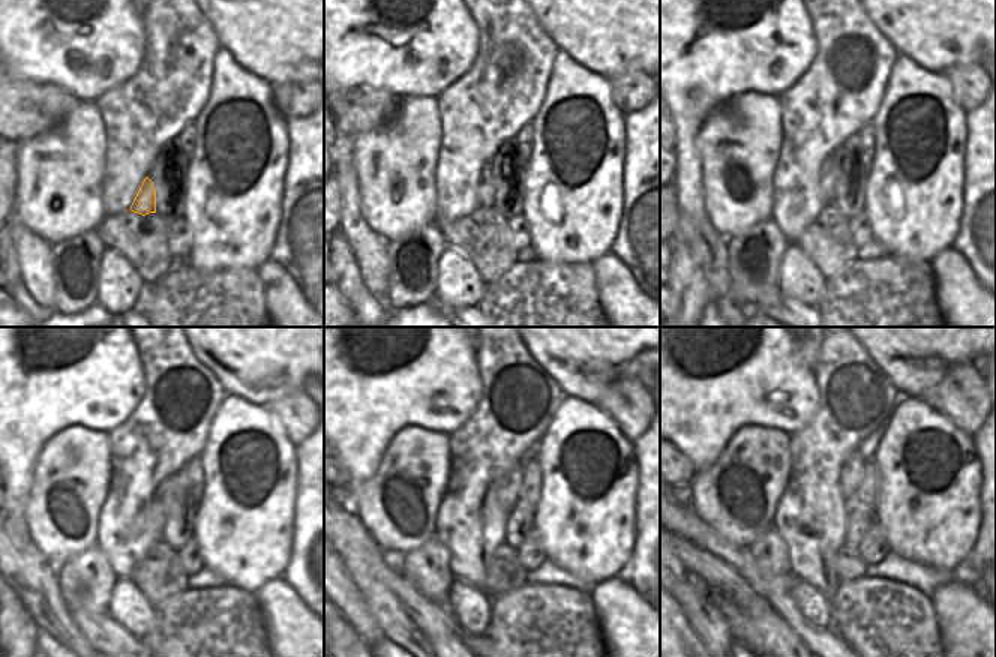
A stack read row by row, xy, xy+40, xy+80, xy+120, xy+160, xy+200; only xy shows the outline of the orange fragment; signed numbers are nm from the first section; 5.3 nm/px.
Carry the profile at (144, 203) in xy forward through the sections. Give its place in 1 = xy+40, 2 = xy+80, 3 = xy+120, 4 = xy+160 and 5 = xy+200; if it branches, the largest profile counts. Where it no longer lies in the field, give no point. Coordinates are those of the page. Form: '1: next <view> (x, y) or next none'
1: next xy+40 (486, 189)
2: next xy+80 (836, 156)
3: next xy+120 (171, 489)
4: next xy+160 (509, 486)
5: next xy+200 (852, 471)

